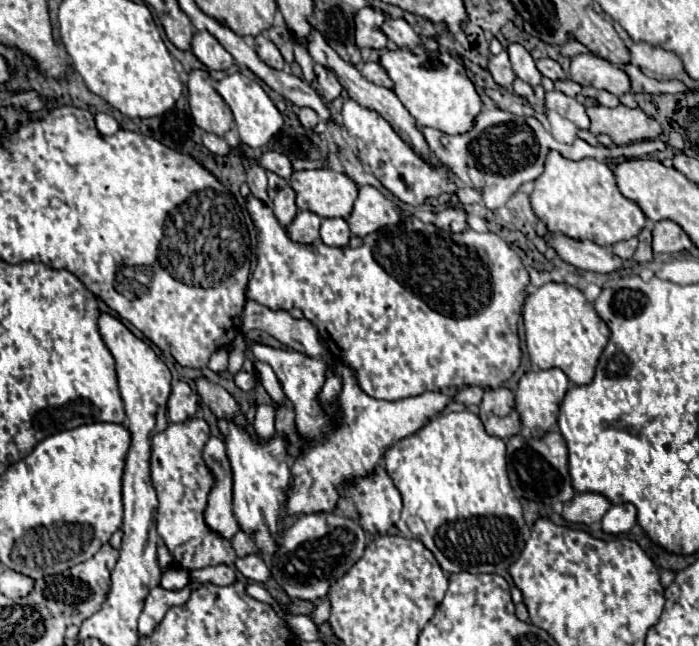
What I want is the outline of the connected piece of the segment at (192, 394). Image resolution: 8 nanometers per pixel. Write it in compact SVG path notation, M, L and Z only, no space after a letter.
M183 380L173 384L169 396L169 422L185 422L193 418L199 410L199 394Z

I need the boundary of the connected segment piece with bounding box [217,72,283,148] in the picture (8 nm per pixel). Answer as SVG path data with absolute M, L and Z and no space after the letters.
M237 72L237 74L225 76L223 80L219 80L217 82L217 92L221 94L221 98L231 108L243 144L247 144L251 148L261 148L261 146L265 146L281 130L283 118L281 118L279 110L275 108L275 104L271 102L271 98L259 86L259 82L255 82L255 80L251 80L251 78L247 78L247 76L243 76L243 74Z

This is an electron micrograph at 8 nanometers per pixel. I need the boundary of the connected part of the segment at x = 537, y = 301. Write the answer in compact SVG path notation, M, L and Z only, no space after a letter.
M549 282L537 288L525 300L523 324L527 336L527 352L537 368L561 368L577 386L589 384L593 380L595 364L609 342L611 330L599 318L593 302L589 302L581 290L557 282Z

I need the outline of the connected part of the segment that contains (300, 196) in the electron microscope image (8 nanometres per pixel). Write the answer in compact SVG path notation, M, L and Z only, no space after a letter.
M327 168L295 172L295 176L291 178L289 184L297 192L297 208L311 210L311 212L319 214L321 218L349 218L353 212L357 194L359 194L359 186L347 174L339 174L339 172L333 172Z

